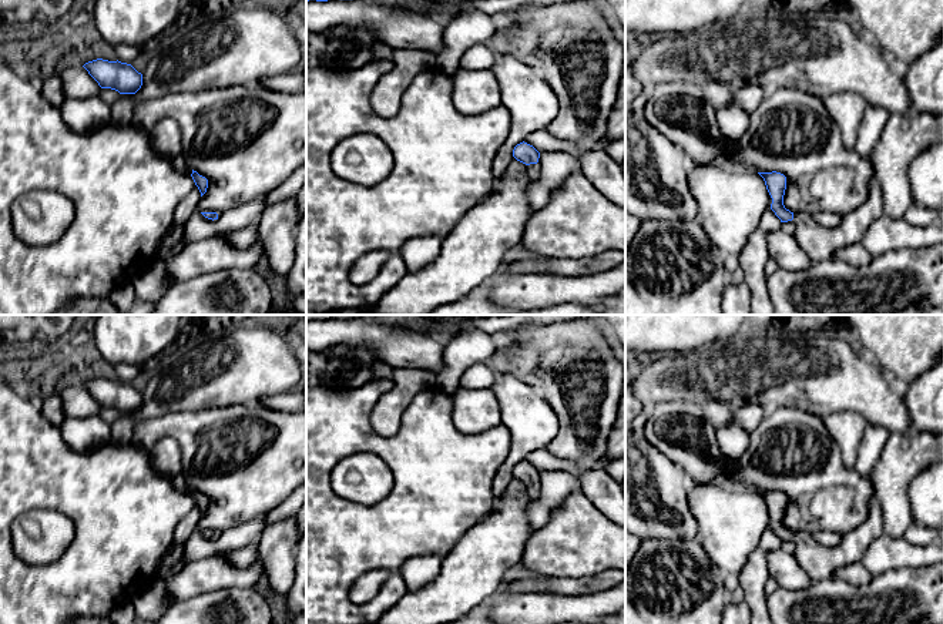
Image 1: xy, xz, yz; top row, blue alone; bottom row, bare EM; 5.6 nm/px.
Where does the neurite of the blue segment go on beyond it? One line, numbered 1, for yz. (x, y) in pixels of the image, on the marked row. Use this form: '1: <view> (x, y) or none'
1: yz (819, 242)

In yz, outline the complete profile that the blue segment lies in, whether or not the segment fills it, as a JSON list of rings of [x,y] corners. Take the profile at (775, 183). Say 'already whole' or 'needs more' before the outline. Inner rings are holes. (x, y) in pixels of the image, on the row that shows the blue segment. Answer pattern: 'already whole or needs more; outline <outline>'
needs more; outline [[[758,172],[772,198],[771,209],[781,222],[795,222],[798,245],[813,264],[833,259],[835,254],[845,246],[859,244],[869,227],[883,215],[883,194],[873,178],[869,185],[866,201],[856,209],[843,215],[833,228],[819,225],[812,215],[791,212],[783,205],[786,177],[781,172]]]

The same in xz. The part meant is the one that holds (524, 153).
needs more; outline [[[524,141],[517,144],[513,150],[513,157],[528,167],[528,175],[533,182],[540,181],[541,175],[537,165],[540,152],[533,145]]]

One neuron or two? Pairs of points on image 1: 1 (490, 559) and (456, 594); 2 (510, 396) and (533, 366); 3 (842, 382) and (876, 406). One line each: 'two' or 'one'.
1: one
2: two
3: one

